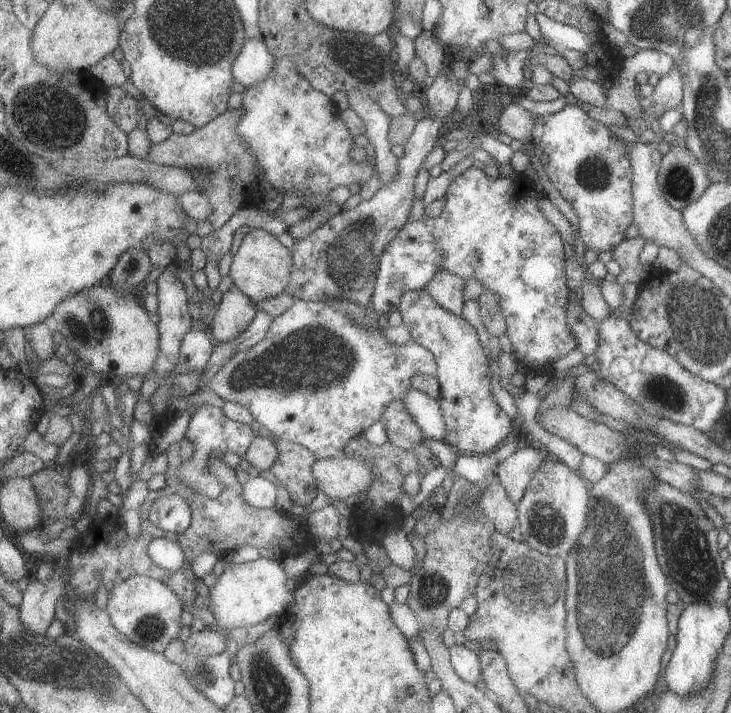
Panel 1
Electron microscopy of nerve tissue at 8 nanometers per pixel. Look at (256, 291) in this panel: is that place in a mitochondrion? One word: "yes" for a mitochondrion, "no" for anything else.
no

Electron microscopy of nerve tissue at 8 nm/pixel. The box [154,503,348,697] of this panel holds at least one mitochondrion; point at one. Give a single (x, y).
(206, 674)

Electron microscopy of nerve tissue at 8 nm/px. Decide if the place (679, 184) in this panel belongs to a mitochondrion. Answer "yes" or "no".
yes

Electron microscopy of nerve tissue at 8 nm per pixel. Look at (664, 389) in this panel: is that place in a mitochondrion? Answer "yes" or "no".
yes

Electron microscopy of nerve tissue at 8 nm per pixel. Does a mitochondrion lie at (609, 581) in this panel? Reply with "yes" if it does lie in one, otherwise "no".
yes

